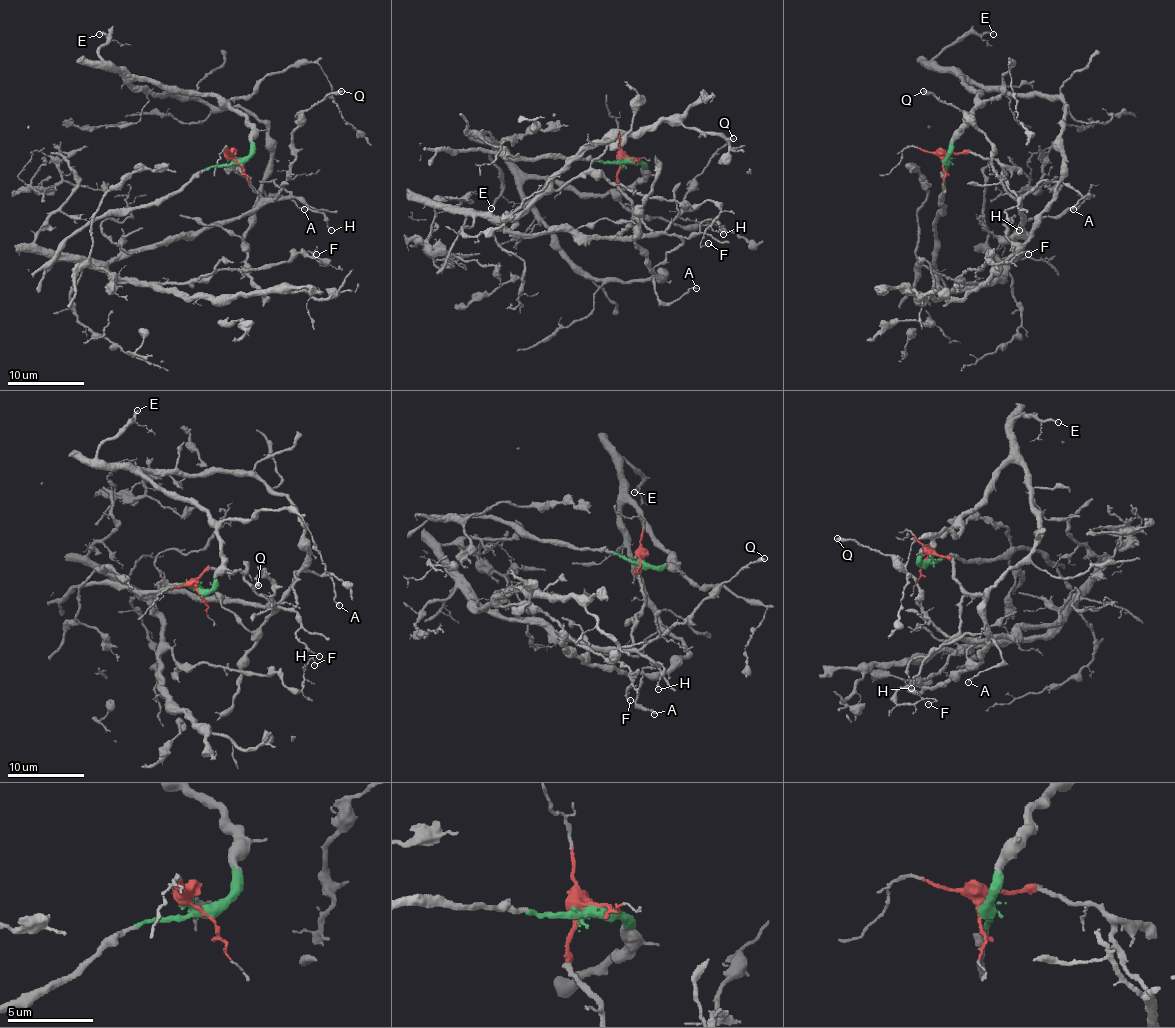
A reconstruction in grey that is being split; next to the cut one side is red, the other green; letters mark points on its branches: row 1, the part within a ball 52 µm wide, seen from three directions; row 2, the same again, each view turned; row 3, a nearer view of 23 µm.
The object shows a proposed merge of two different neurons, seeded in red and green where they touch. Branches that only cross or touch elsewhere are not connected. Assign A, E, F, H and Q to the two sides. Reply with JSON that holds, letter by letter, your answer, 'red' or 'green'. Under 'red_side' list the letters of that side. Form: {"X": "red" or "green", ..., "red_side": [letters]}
{"A": "red", "E": "green", "F": "red", "H": "red", "Q": "red", "red_side": ["A", "F", "H", "Q"]}

